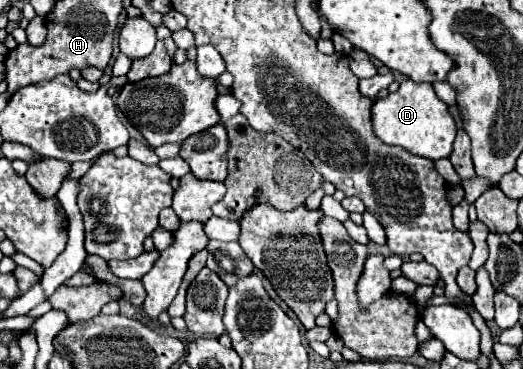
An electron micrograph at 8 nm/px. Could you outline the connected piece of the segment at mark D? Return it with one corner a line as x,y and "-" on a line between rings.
405,79
395,93
389,93
385,99
375,101
371,115
375,135
383,143
399,145
405,151
427,157
431,161
451,155
457,127
449,113
449,107
435,95
431,83
413,83
411,79

